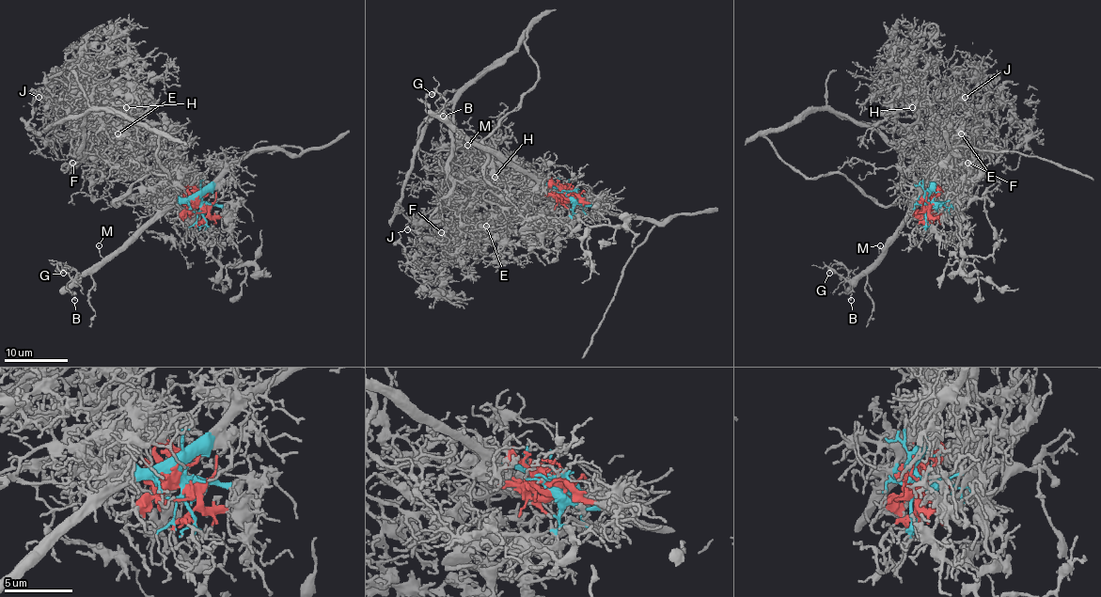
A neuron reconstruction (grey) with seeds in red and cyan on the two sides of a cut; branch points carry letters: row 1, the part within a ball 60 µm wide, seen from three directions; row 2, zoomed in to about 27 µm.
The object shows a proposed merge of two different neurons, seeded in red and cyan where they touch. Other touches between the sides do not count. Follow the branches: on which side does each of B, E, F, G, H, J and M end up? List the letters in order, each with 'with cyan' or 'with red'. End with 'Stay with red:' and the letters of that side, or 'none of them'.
B: with cyan
E: with red
F: with red
G: with cyan
H: with red
J: with red
M: with cyan
Stay with red: E, F, H, J

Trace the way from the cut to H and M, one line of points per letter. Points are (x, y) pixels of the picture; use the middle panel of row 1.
H: (569, 194), (565, 209), (523, 213), (526, 222), (507, 208), (495, 176)
M: (569, 194), (539, 184), (506, 164), (487, 149), (468, 145)

